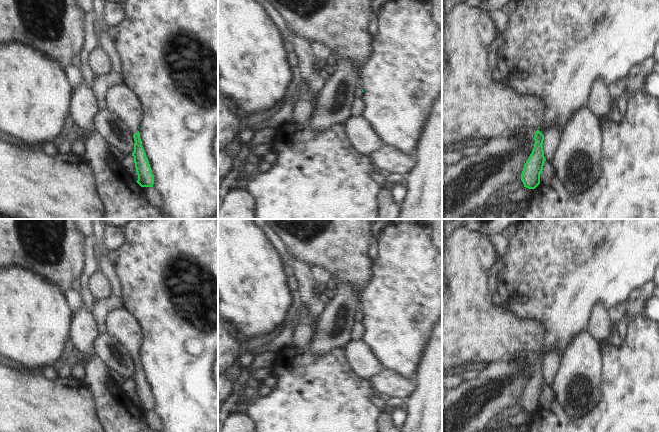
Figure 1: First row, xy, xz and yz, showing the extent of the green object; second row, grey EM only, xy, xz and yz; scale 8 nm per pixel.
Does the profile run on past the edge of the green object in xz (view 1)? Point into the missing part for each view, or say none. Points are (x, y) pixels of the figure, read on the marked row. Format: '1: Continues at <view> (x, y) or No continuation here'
1: Continues at xz (341, 25)

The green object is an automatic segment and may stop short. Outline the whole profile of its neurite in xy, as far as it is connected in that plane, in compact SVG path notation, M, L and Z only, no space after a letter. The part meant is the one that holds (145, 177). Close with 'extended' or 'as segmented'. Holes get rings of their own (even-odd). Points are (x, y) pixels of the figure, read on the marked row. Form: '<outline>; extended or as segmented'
M120 83L106 89L106 110L117 117L130 131L134 138L134 163L141 187L153 187L154 176L142 146L139 133L141 121L141 106L135 94L124 84Z; extended

